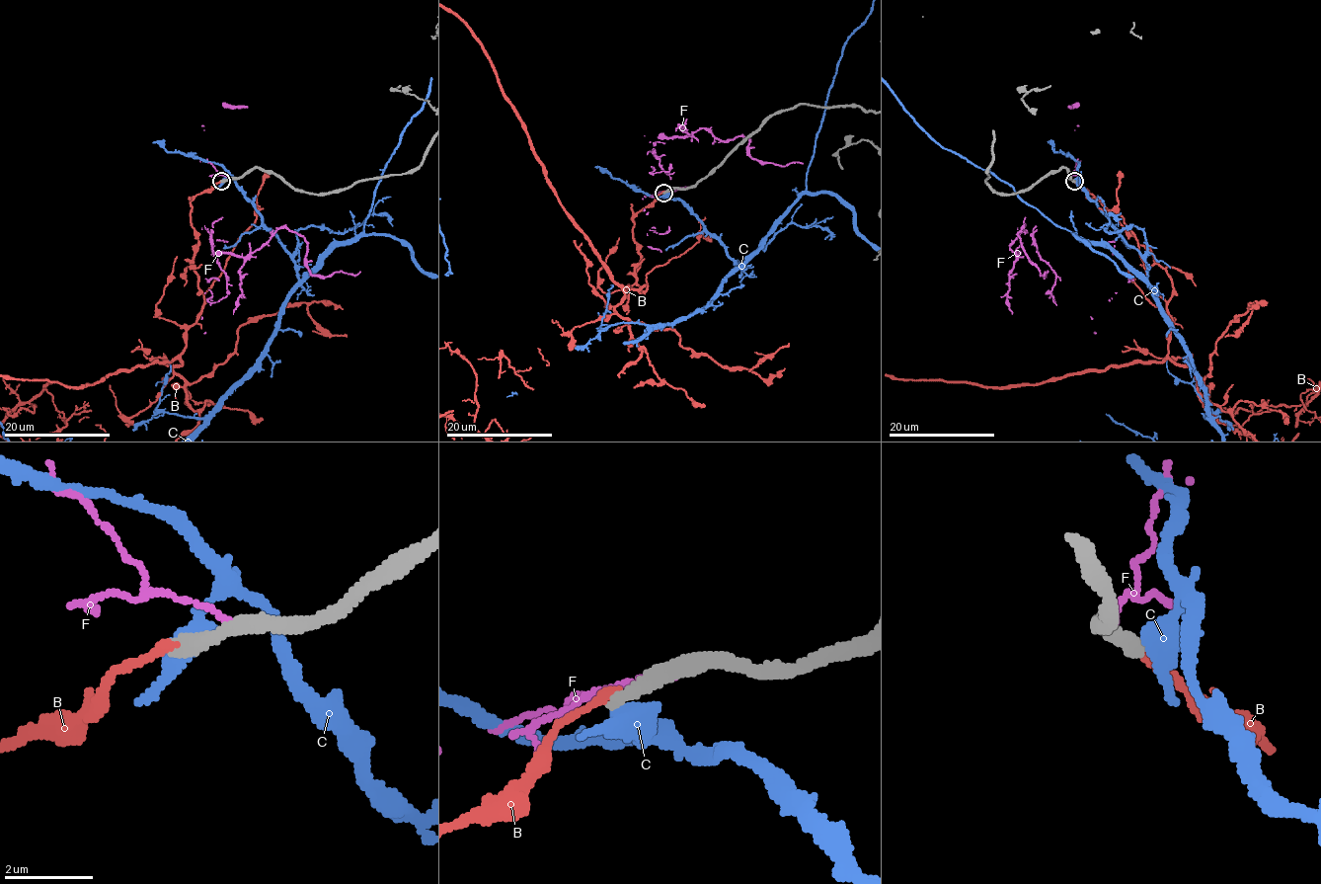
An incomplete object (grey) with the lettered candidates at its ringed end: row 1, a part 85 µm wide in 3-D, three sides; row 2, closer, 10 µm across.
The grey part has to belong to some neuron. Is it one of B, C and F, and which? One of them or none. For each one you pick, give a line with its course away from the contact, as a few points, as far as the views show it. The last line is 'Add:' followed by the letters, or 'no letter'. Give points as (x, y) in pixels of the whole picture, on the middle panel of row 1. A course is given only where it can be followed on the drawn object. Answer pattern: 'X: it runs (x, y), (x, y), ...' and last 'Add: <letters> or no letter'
Add: no letter

